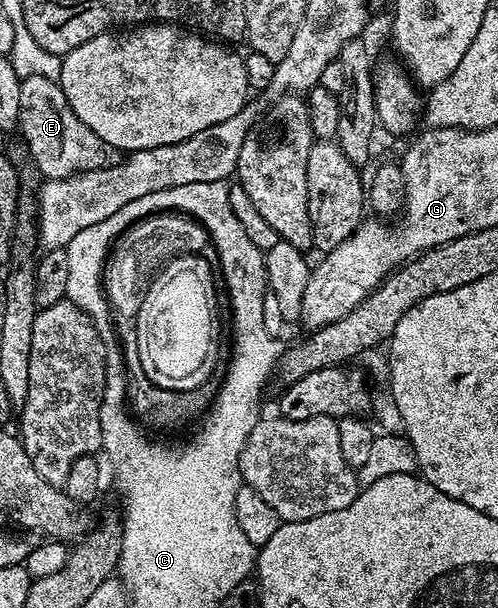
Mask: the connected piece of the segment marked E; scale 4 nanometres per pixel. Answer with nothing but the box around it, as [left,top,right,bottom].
[19,77,112,180]

